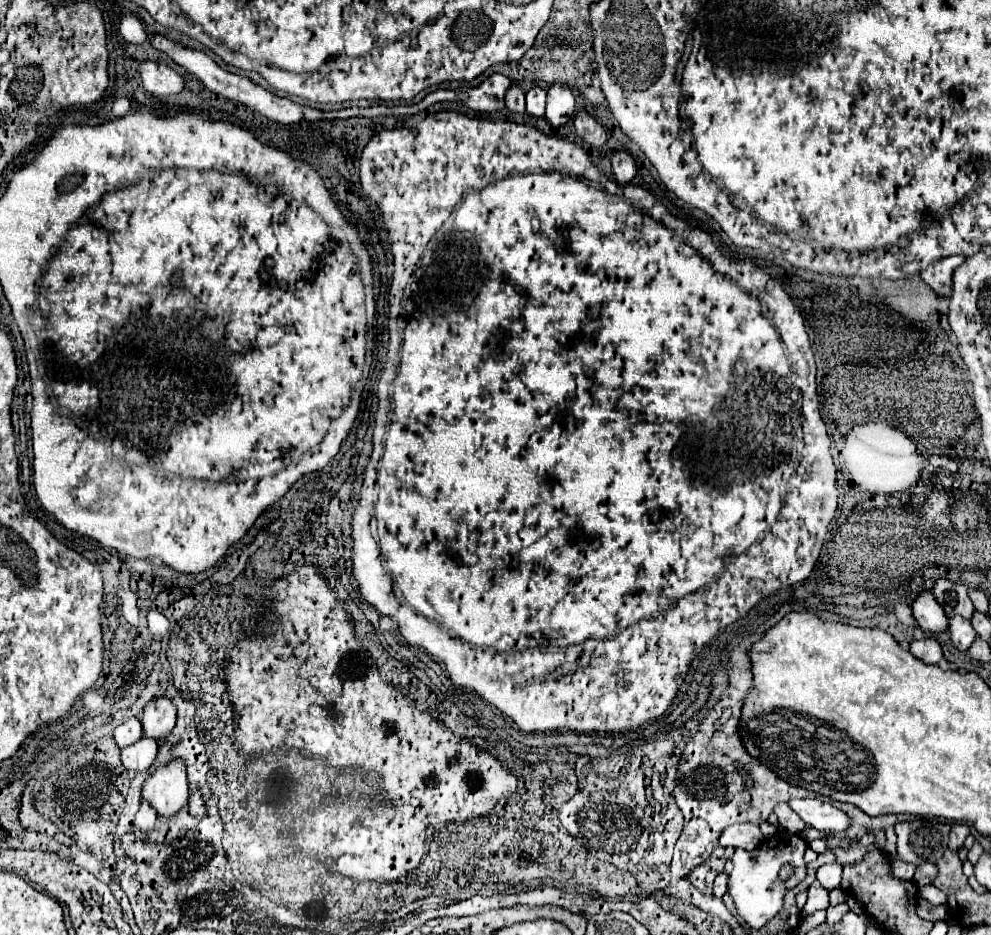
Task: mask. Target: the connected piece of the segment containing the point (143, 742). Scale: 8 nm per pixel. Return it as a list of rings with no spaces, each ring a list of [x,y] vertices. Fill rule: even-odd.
[[[142,736],[132,746],[124,746],[124,750],[122,750],[122,764],[132,774],[144,772],[144,770],[148,770],[152,766],[152,762],[156,758],[156,752],[158,752],[156,740],[148,738],[148,736]]]

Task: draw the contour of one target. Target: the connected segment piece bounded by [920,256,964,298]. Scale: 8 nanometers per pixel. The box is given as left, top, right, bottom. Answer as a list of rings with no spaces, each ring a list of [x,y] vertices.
[[[948,256],[940,258],[940,262],[934,262],[926,270],[920,272],[920,278],[940,296],[952,294],[952,272],[964,262],[964,256]]]

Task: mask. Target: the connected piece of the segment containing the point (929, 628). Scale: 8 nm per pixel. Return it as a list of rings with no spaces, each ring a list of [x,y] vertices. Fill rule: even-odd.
[[[930,590],[920,592],[914,602],[910,604],[912,616],[918,622],[918,626],[924,632],[946,632],[948,630],[948,616],[944,614],[942,606],[936,602],[936,598],[930,594]]]

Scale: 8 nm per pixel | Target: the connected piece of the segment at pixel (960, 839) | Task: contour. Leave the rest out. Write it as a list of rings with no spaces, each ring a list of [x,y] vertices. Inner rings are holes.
[[[952,824],[952,830],[950,830],[950,848],[954,850],[954,852],[958,852],[958,848],[964,844],[964,838],[970,834],[970,828],[968,828],[968,824]]]

